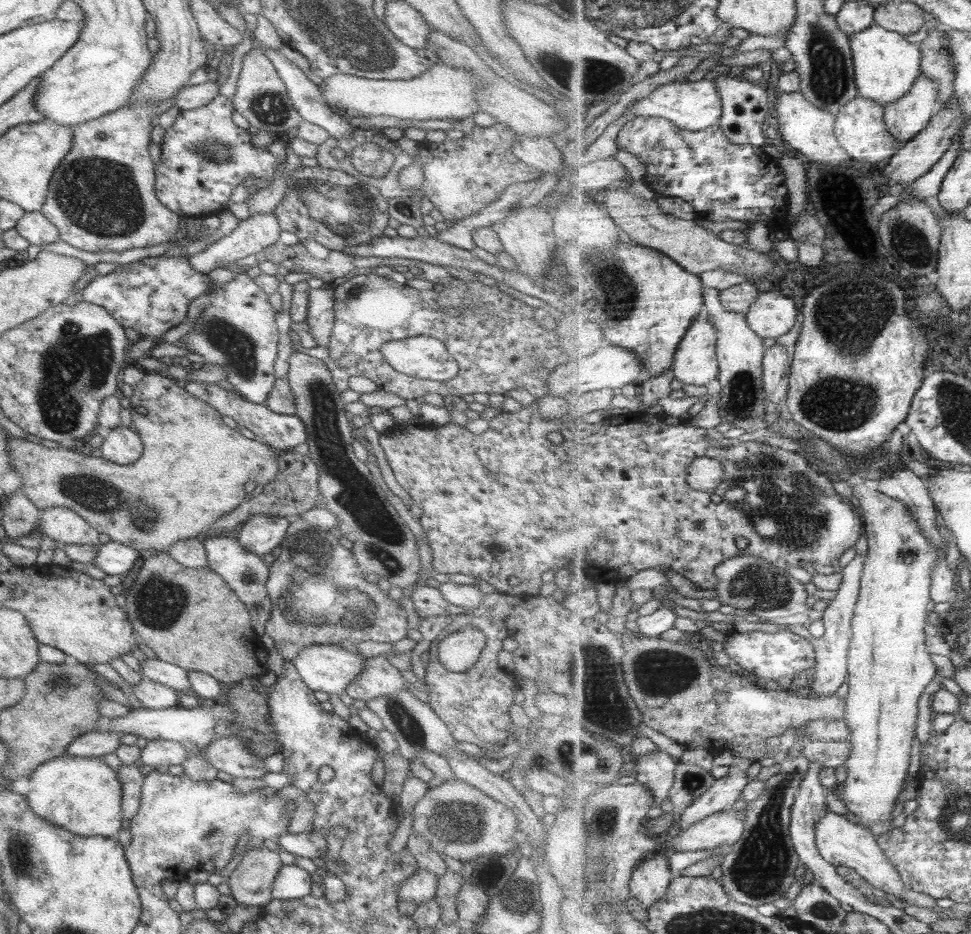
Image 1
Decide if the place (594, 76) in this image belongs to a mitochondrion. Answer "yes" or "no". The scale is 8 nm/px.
yes

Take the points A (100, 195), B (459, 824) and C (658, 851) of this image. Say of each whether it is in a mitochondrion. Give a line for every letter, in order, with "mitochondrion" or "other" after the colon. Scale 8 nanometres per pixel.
A: mitochondrion
B: mitochondrion
C: other

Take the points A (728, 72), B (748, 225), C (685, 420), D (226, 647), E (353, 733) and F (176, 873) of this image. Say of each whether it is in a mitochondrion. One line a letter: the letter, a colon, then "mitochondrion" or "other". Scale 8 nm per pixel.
A: other
B: other
C: other
D: other
E: other
F: other

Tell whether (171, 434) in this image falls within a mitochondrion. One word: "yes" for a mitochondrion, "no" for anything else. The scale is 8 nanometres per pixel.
no

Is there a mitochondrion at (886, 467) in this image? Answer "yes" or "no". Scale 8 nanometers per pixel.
no

